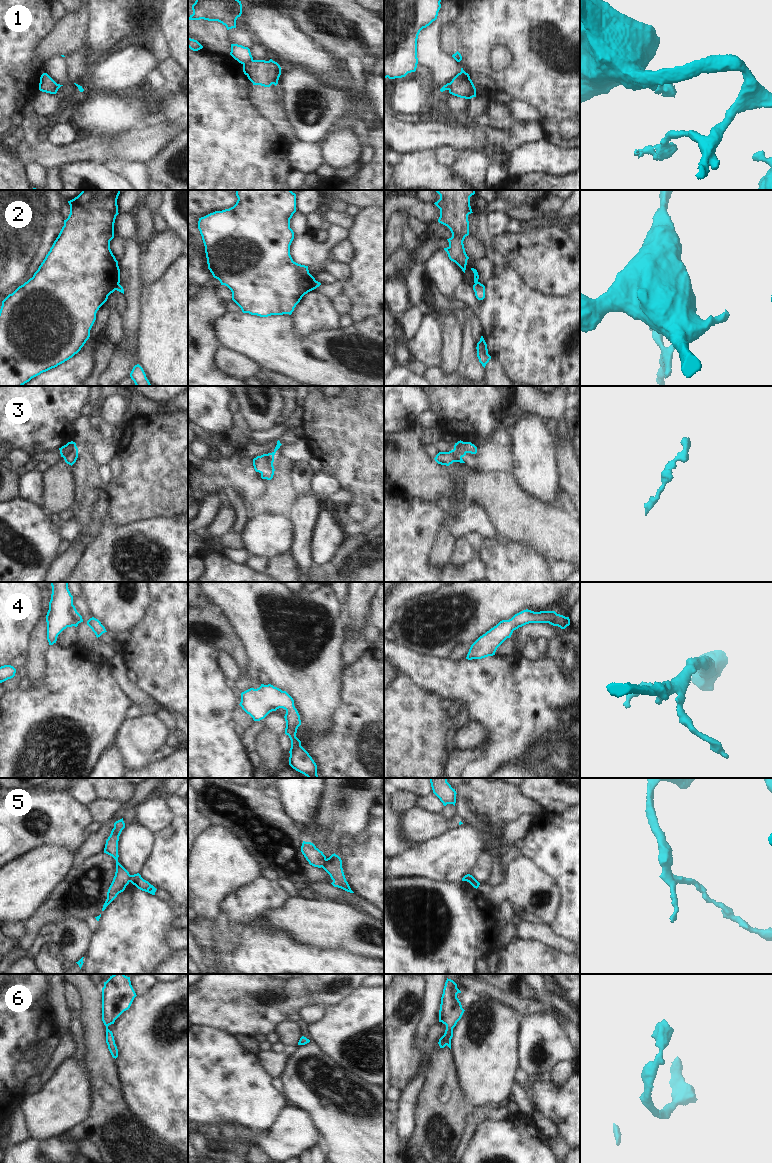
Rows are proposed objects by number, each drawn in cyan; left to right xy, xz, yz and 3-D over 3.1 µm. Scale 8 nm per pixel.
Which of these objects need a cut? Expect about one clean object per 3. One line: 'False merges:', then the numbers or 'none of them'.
False merges: 1, 2, 3, 5

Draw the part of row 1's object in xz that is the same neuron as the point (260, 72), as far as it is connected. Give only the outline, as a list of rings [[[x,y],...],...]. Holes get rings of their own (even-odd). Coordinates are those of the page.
[[[270,59],[265,60],[251,60],[243,64],[243,72],[253,85],[261,85],[270,87],[272,84],[278,84],[281,75],[280,65]]]

